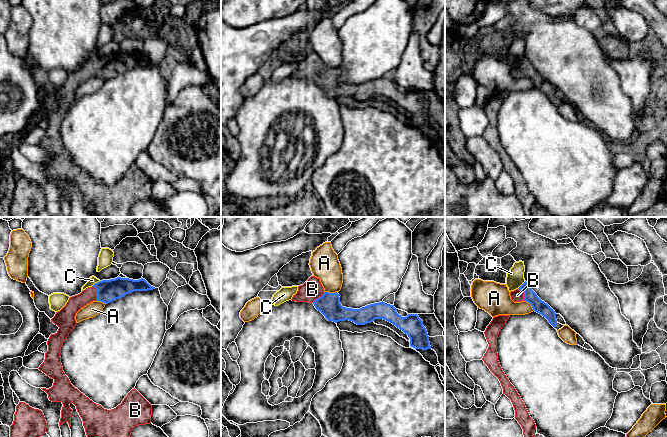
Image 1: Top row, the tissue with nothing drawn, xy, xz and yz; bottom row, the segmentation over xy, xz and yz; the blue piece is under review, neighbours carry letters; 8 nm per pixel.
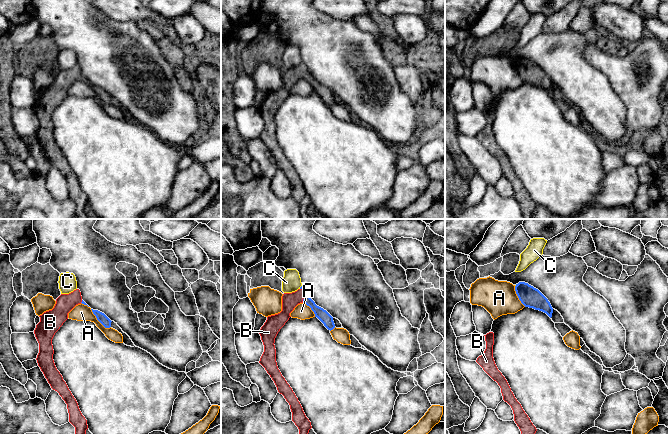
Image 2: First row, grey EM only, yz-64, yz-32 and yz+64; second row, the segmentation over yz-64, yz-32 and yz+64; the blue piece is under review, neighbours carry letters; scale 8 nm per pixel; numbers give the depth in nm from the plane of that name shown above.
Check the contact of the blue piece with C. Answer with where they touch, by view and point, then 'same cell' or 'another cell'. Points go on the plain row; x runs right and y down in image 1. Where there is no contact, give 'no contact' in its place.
meets blue in yz at (522, 60); another cell

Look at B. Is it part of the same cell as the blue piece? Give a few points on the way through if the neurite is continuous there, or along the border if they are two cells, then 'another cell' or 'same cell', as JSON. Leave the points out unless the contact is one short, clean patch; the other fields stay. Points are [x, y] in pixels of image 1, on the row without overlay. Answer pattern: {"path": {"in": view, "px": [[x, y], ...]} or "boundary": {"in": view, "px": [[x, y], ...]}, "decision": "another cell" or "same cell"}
{"decision": "same cell"}

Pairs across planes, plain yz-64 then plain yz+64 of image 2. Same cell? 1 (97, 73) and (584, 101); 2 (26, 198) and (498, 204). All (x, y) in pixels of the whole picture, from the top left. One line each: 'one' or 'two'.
1: one
2: one

